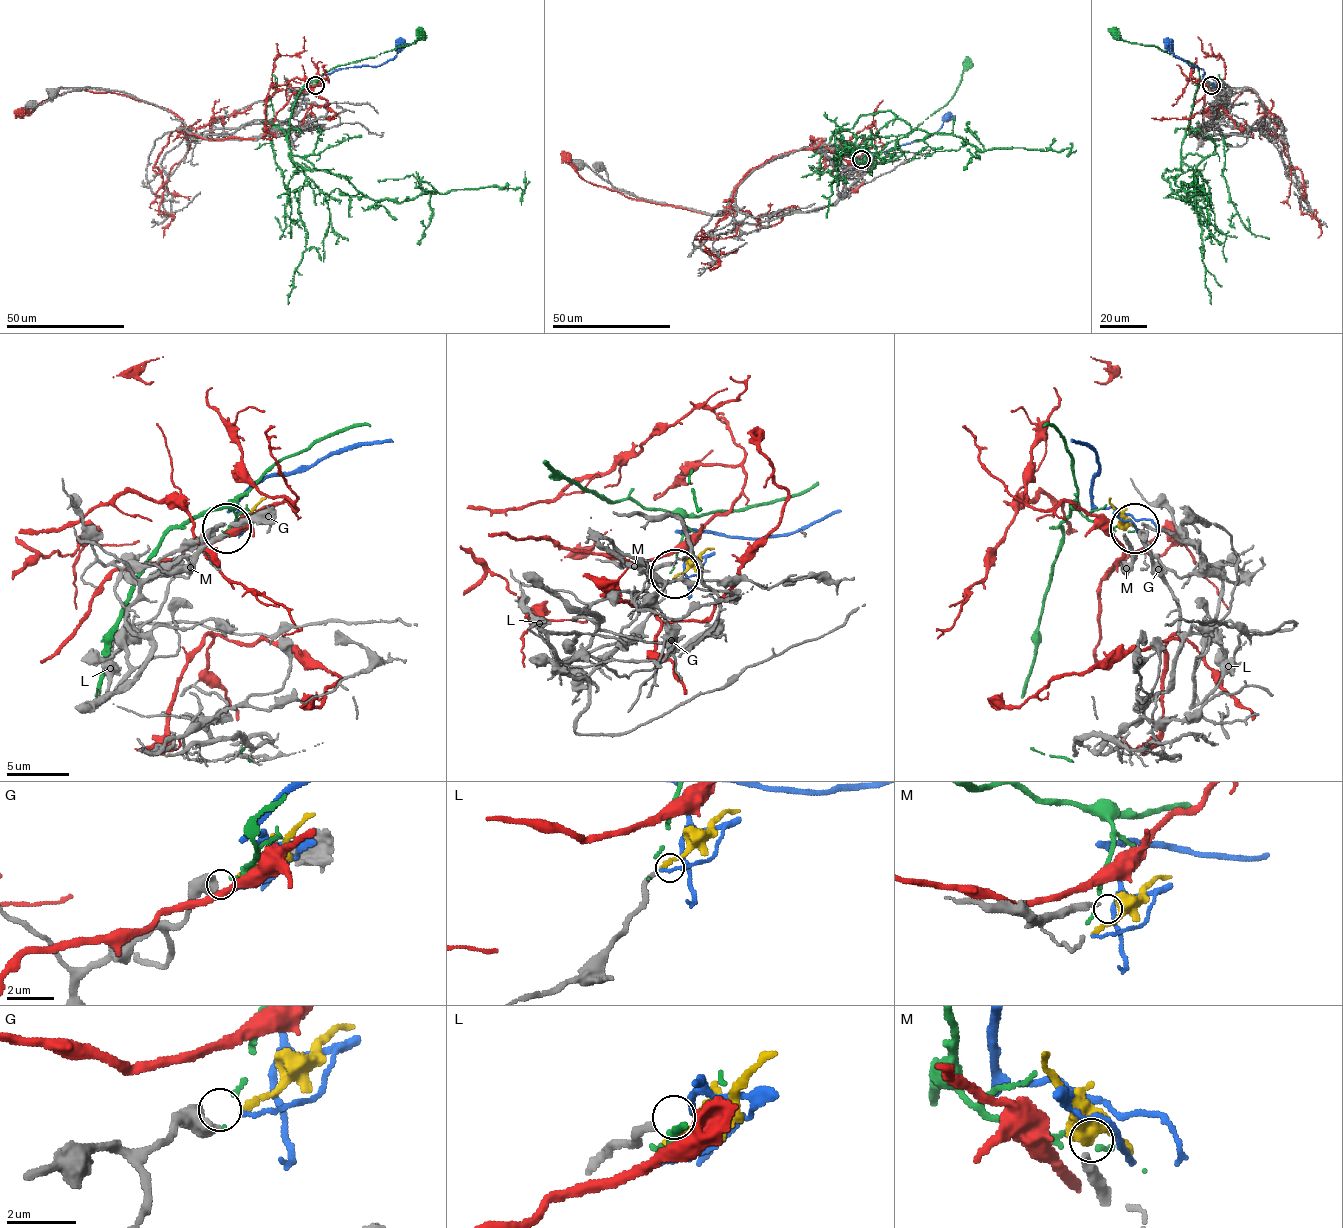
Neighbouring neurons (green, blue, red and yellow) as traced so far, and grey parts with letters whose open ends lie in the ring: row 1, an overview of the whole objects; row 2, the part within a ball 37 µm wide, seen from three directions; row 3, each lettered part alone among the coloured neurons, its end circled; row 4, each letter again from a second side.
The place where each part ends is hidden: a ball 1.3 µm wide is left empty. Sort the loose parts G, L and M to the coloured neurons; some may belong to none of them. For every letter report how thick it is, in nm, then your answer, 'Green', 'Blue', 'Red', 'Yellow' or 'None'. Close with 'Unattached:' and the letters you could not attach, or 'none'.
G: Thickness 550 nm. Yellow
L: Thickness 240 nm. None
M: Thickness 280 nm. None
Unattached: L, M

